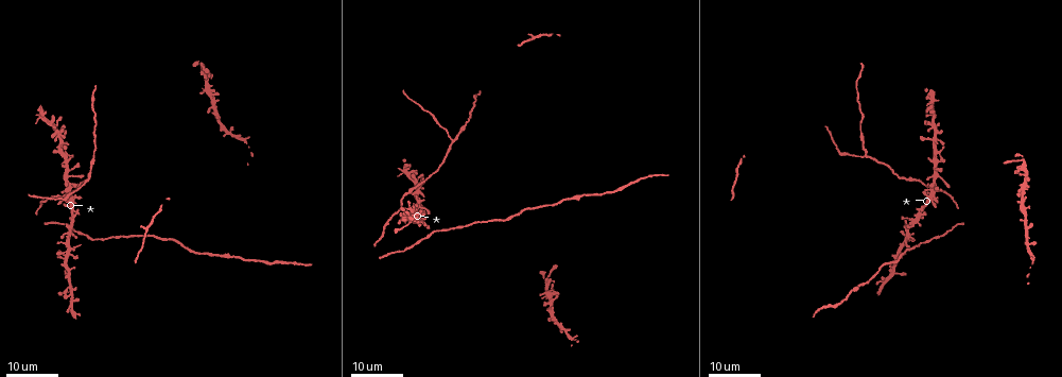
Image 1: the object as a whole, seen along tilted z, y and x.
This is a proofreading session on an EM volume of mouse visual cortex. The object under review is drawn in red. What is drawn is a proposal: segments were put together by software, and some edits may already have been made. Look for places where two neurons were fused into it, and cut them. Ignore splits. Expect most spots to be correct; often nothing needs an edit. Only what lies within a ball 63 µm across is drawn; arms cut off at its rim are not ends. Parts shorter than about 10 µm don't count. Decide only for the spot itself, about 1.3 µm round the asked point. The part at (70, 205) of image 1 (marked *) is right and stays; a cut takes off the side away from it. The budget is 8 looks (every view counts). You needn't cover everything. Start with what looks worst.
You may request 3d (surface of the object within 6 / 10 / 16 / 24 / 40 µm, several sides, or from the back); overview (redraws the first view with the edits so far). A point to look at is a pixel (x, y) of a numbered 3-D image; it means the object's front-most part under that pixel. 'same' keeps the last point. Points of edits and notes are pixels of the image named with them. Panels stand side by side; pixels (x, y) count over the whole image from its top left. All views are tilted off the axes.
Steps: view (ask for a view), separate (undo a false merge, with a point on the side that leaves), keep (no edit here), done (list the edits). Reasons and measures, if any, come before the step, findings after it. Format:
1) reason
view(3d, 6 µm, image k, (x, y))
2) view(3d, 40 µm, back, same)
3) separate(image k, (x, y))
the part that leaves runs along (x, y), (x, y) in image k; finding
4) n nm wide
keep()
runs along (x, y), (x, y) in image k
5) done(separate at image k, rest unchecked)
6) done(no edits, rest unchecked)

view(3d, 16 µm, image 1, (866, 155))

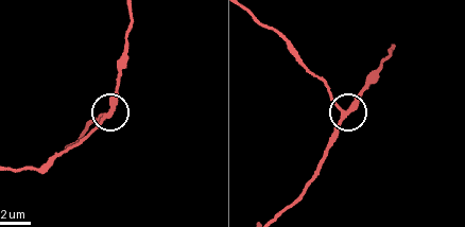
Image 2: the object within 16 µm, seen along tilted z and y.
view(3d, 10 µm, image 2, (349, 112))

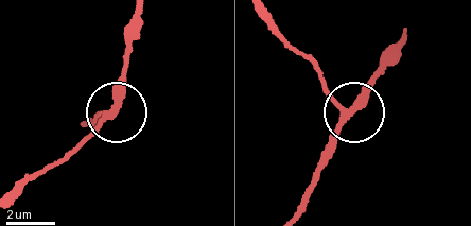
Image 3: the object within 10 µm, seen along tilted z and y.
260 nm wide
keep()
continuous, no second neuron

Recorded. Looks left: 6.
view(3d, 16 µm, image 1, (68, 178))

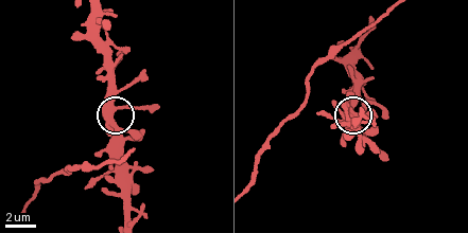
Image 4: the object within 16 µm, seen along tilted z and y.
view(3d, 10 µm, image 4, (119, 106))

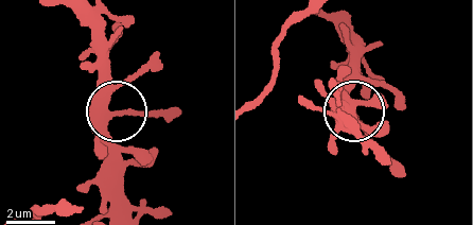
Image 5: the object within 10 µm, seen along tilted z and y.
250 nm wide
keep()
continuous, no second neuron

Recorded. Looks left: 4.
four or more arms meet
view(3d, 24 µm, image 1, (909, 237))

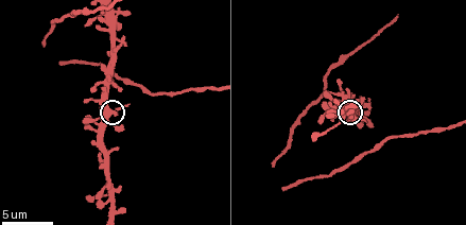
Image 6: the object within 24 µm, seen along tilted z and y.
closer look
view(3d, 6 µm, image 6, (110, 111))

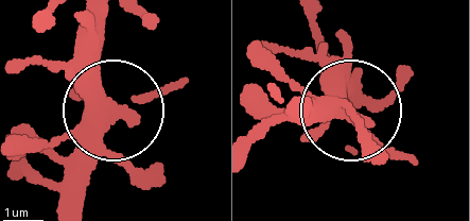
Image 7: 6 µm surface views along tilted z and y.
view(3d, 6 µm, back, image 7, (119, 112))

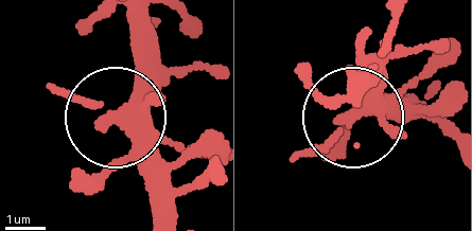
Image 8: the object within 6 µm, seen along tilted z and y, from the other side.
keep()
continuous, no second neuron

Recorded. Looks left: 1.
done(no edits, rest unchecked)

